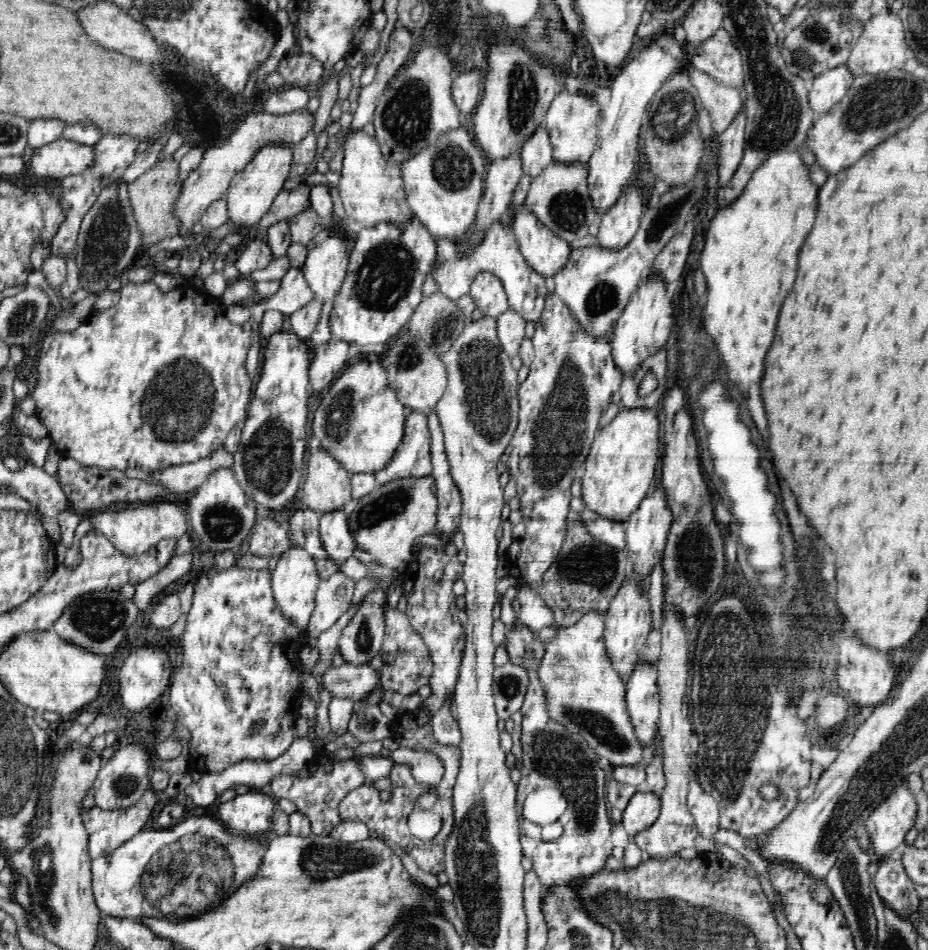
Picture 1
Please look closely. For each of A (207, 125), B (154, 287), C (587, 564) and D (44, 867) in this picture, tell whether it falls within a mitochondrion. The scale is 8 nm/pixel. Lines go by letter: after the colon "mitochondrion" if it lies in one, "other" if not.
A: other
B: other
C: mitochondrion
D: mitochondrion

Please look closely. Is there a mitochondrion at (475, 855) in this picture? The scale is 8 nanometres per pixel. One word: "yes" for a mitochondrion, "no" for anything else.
yes

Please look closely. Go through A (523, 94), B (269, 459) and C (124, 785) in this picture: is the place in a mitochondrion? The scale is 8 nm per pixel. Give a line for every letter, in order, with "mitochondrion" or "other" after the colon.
A: mitochondrion
B: mitochondrion
C: mitochondrion

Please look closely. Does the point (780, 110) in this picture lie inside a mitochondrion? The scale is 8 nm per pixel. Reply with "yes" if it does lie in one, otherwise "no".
yes

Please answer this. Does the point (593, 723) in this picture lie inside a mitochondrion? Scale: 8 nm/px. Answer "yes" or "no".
yes

